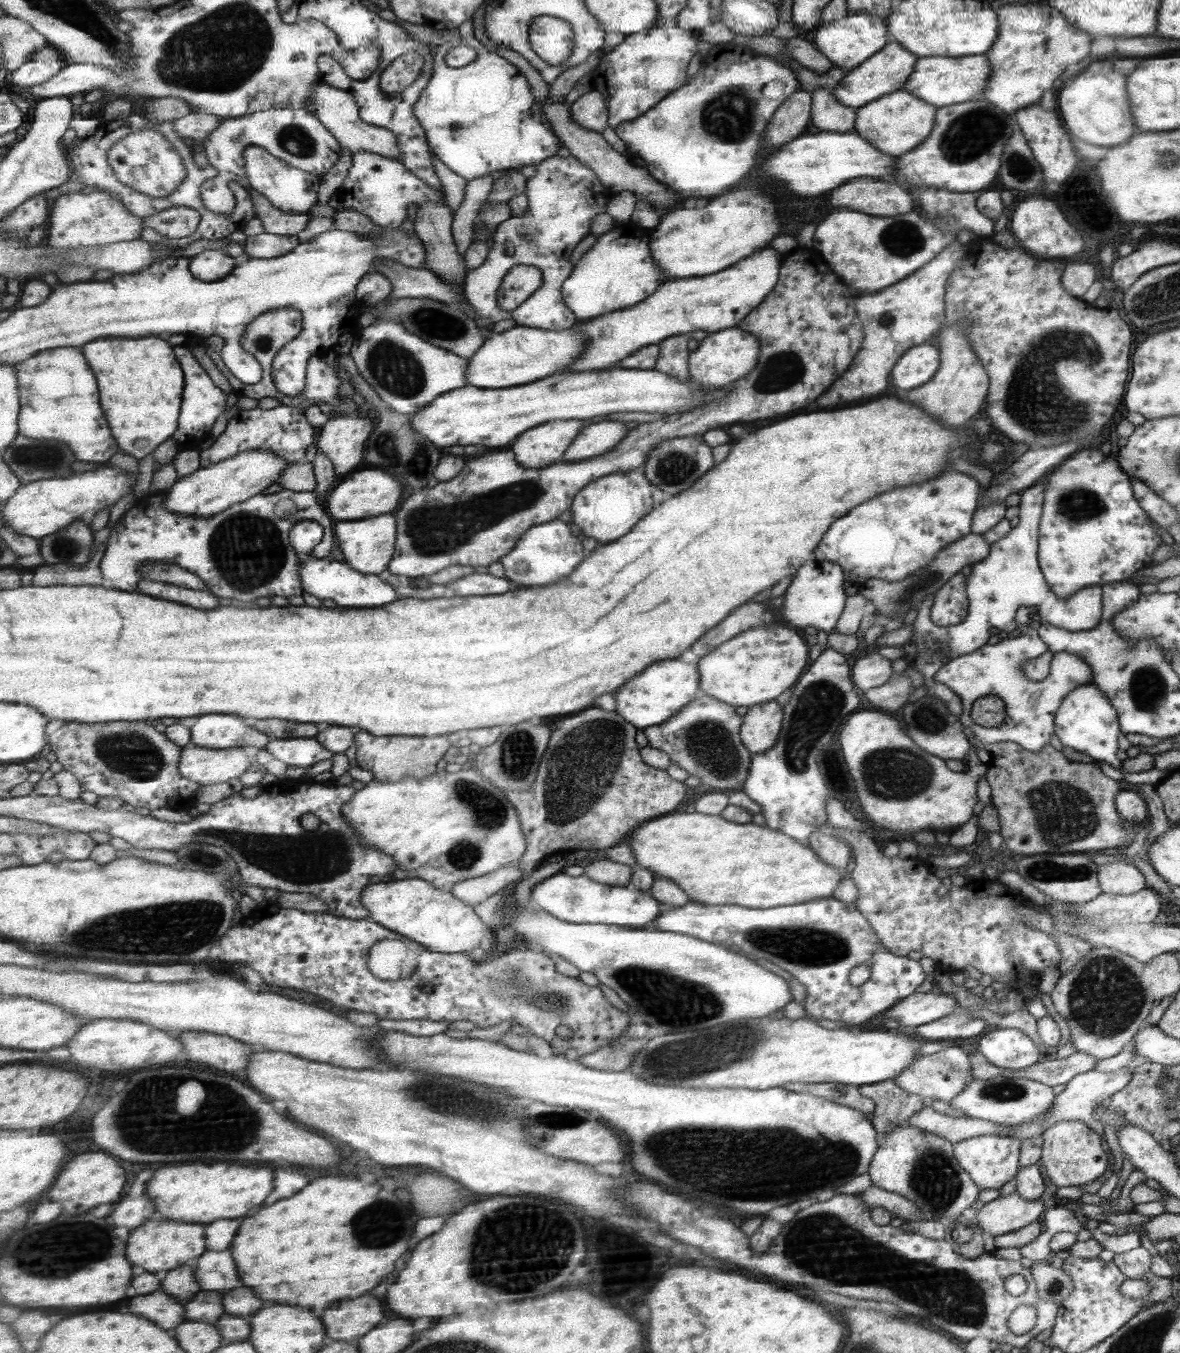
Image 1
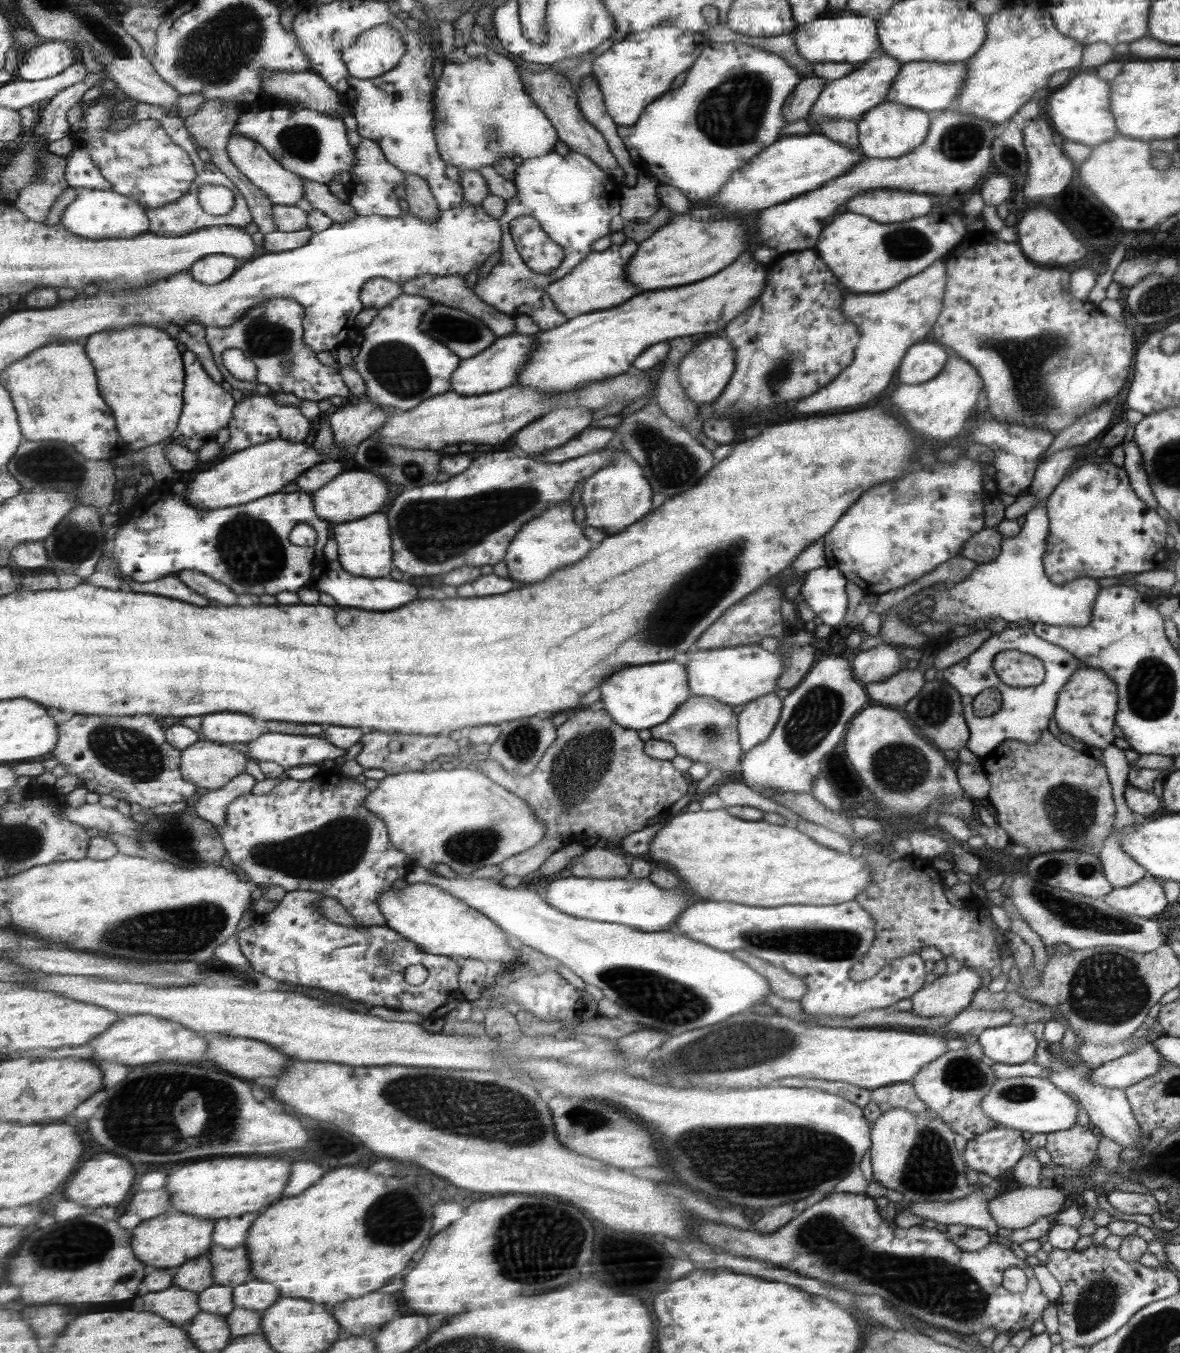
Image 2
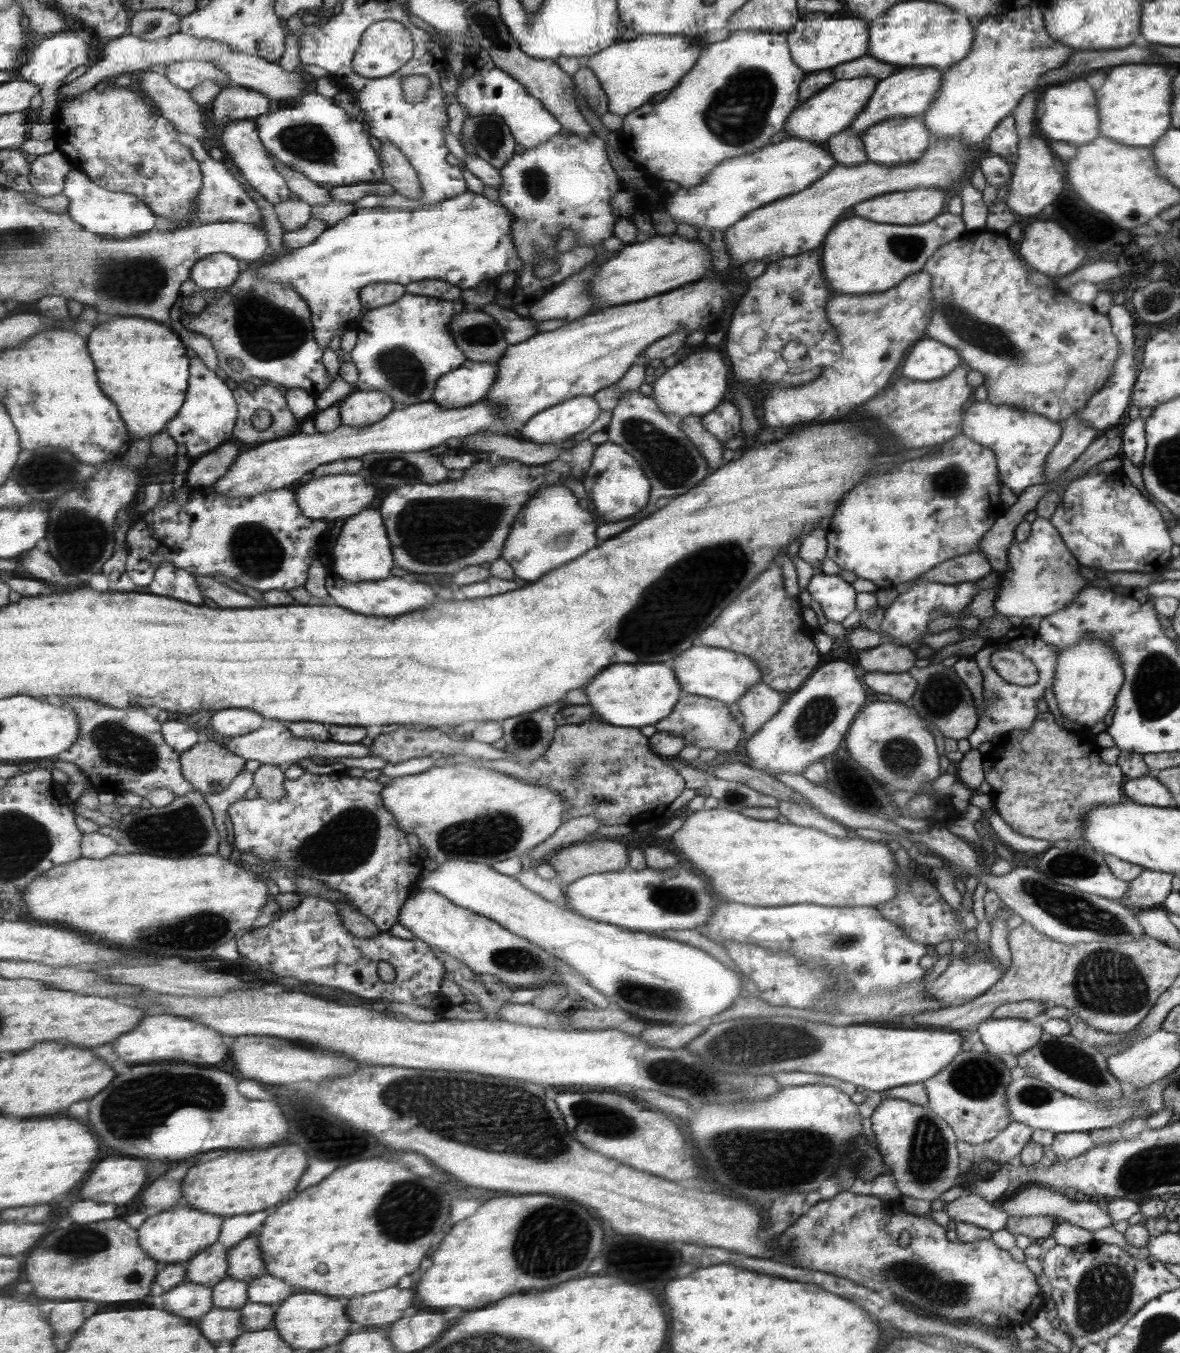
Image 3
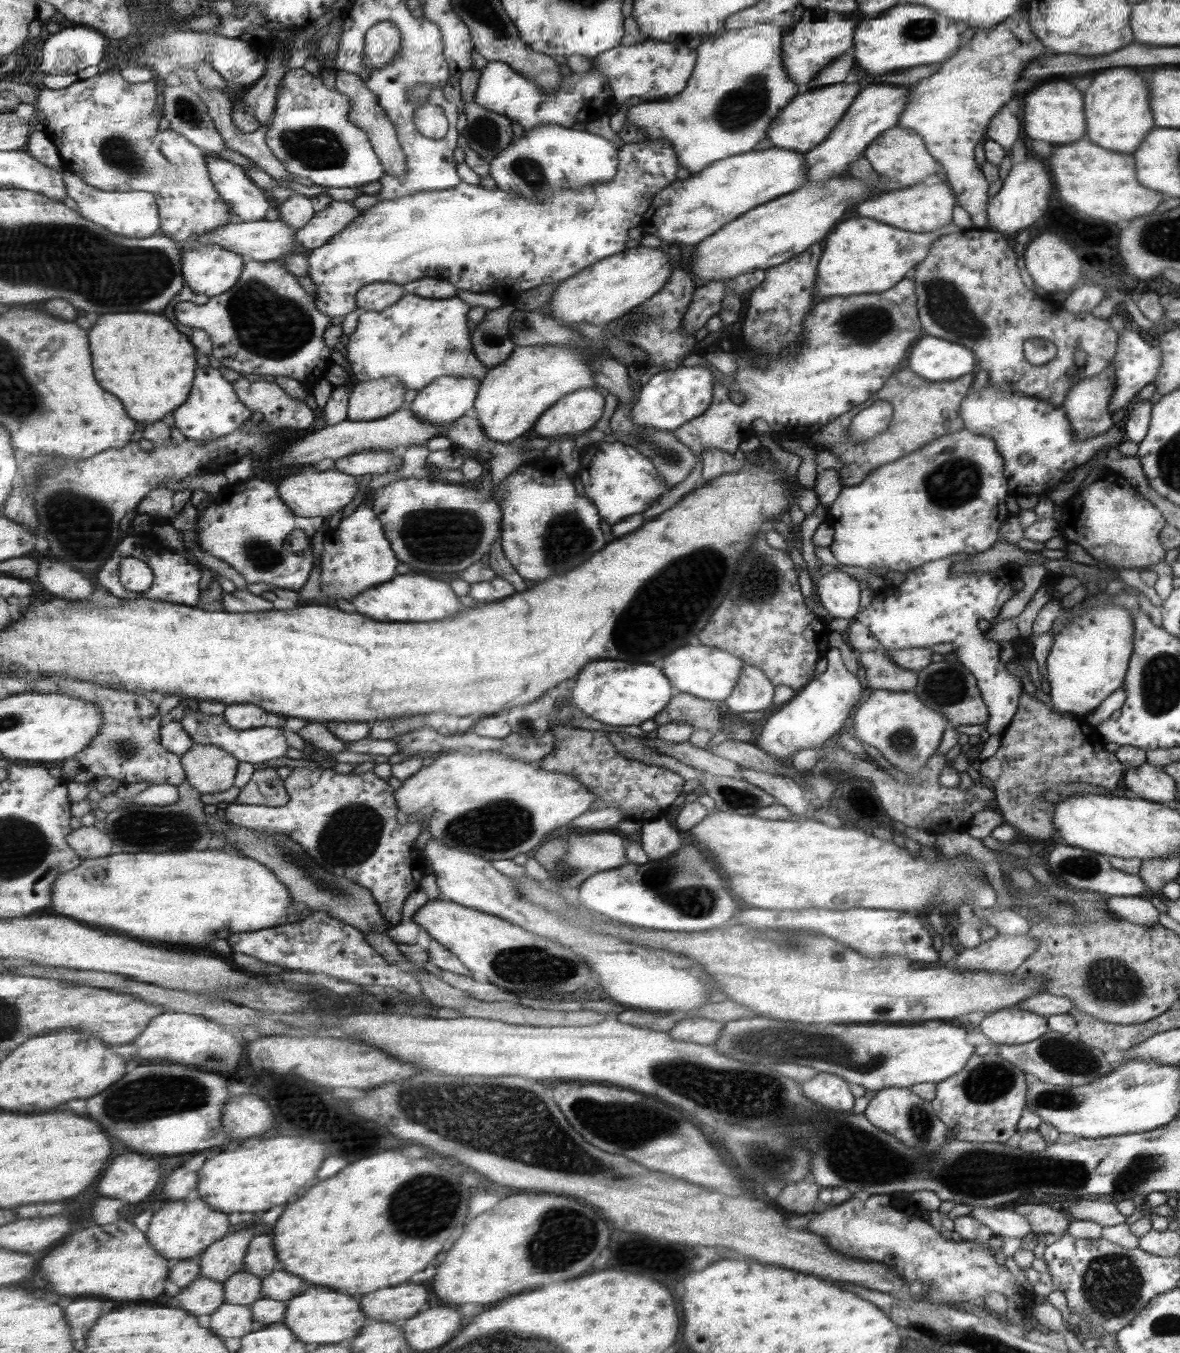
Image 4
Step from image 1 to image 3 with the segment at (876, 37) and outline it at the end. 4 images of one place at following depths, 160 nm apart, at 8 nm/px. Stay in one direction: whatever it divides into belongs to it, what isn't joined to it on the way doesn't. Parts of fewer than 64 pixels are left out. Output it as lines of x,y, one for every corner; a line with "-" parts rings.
806,13
785,35
793,62
805,74
832,69
867,55
867,24
859,18
823,18
823,13

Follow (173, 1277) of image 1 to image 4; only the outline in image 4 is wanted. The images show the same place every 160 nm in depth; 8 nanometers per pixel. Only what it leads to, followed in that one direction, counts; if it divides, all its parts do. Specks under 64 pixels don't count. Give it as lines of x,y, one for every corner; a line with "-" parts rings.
243,1229
237,1234
228,1234
209,1246
208,1250
200,1255
200,1277
225,1282
234,1274
245,1271
245,1255
248,1253
249,1243
256,1236
253,1230

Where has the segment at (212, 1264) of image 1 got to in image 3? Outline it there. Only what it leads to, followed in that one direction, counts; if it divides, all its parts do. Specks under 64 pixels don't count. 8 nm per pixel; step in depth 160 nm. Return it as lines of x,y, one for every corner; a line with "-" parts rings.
247,1238
237,1246
228,1250
229,1272
231,1278
240,1279
243,1282
251,1282
265,1272
265,1262
261,1258
259,1242
257,1238

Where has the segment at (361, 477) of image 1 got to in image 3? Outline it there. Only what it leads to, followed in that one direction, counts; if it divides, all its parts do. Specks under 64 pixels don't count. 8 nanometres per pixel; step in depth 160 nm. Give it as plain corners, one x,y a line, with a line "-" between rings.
329,474
319,478
315,477
301,485
295,492
301,510
304,511
305,516
313,520
339,520
339,518
355,516
371,508
377,496
375,488
359,474

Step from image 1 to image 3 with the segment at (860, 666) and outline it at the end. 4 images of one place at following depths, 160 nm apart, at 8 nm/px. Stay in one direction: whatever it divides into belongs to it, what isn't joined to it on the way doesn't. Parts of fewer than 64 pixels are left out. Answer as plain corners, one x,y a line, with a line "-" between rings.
881,642
875,648
858,652
856,658
863,673
903,672
913,667
916,660
914,653
907,647
888,642

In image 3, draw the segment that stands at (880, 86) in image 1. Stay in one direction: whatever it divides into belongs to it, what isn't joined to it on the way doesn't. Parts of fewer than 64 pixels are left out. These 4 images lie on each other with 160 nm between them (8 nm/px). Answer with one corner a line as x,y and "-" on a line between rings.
859,77
834,80
807,100
798,103
788,116
784,130
790,137
806,140
815,144
825,145
829,137
835,136
840,130
849,128
856,116
862,112
876,89
878,80
873,77

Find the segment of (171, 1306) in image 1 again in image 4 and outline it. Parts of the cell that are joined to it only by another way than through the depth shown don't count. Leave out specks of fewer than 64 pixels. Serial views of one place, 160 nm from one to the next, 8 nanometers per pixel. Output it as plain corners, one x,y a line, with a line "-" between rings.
209,1277
195,1279
195,1286
187,1286
179,1296
179,1306
183,1310
189,1310
191,1314
205,1316
213,1314
223,1303
225,1303
224,1282
211,1280

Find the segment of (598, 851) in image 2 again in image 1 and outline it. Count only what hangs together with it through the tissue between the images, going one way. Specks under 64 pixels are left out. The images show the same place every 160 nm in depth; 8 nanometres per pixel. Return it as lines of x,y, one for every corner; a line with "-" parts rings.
607,858
598,859
584,868
584,873
595,882
605,883
609,886
632,887
632,876
636,868
613,862

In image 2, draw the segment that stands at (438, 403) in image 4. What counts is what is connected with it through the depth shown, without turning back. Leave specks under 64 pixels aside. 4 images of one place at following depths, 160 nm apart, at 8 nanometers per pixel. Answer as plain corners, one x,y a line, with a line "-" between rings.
520,333
498,337
489,348
477,356
462,359
452,378
451,392
465,396
479,396
487,394
487,392
497,392
497,390
503,390
509,386
516,386
523,369
530,363
536,342
538,342
538,338
535,335

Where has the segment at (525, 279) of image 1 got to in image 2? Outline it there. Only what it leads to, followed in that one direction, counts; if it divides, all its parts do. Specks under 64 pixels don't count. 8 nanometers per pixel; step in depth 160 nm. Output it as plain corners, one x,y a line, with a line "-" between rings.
626,237
621,245
611,243
605,251
593,251
580,266
573,269
572,274
545,286
545,291
556,303
557,310
568,320
583,314
616,308
642,293
633,282
627,280
629,263
637,255
639,246
632,238

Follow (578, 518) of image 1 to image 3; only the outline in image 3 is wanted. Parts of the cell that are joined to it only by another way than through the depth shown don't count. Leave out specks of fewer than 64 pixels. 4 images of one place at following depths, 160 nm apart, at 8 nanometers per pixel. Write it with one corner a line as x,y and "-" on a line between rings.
607,441
599,445
593,459
593,468
589,470
589,476
585,478
587,494
593,500
597,508
597,518
601,522
621,522
631,516
637,516
643,508
647,508
652,497
652,482
648,474
643,472
644,467
629,454
629,451
617,443

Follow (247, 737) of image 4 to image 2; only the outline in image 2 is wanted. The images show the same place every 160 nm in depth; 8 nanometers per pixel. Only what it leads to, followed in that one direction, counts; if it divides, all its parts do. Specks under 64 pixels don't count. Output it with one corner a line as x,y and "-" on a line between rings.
265,732
261,738
249,743
249,756
257,762
273,762
284,766
286,769
301,765
318,766
323,760
335,760
345,754
337,746
323,740
323,738
309,738
301,735
279,734
279,732

